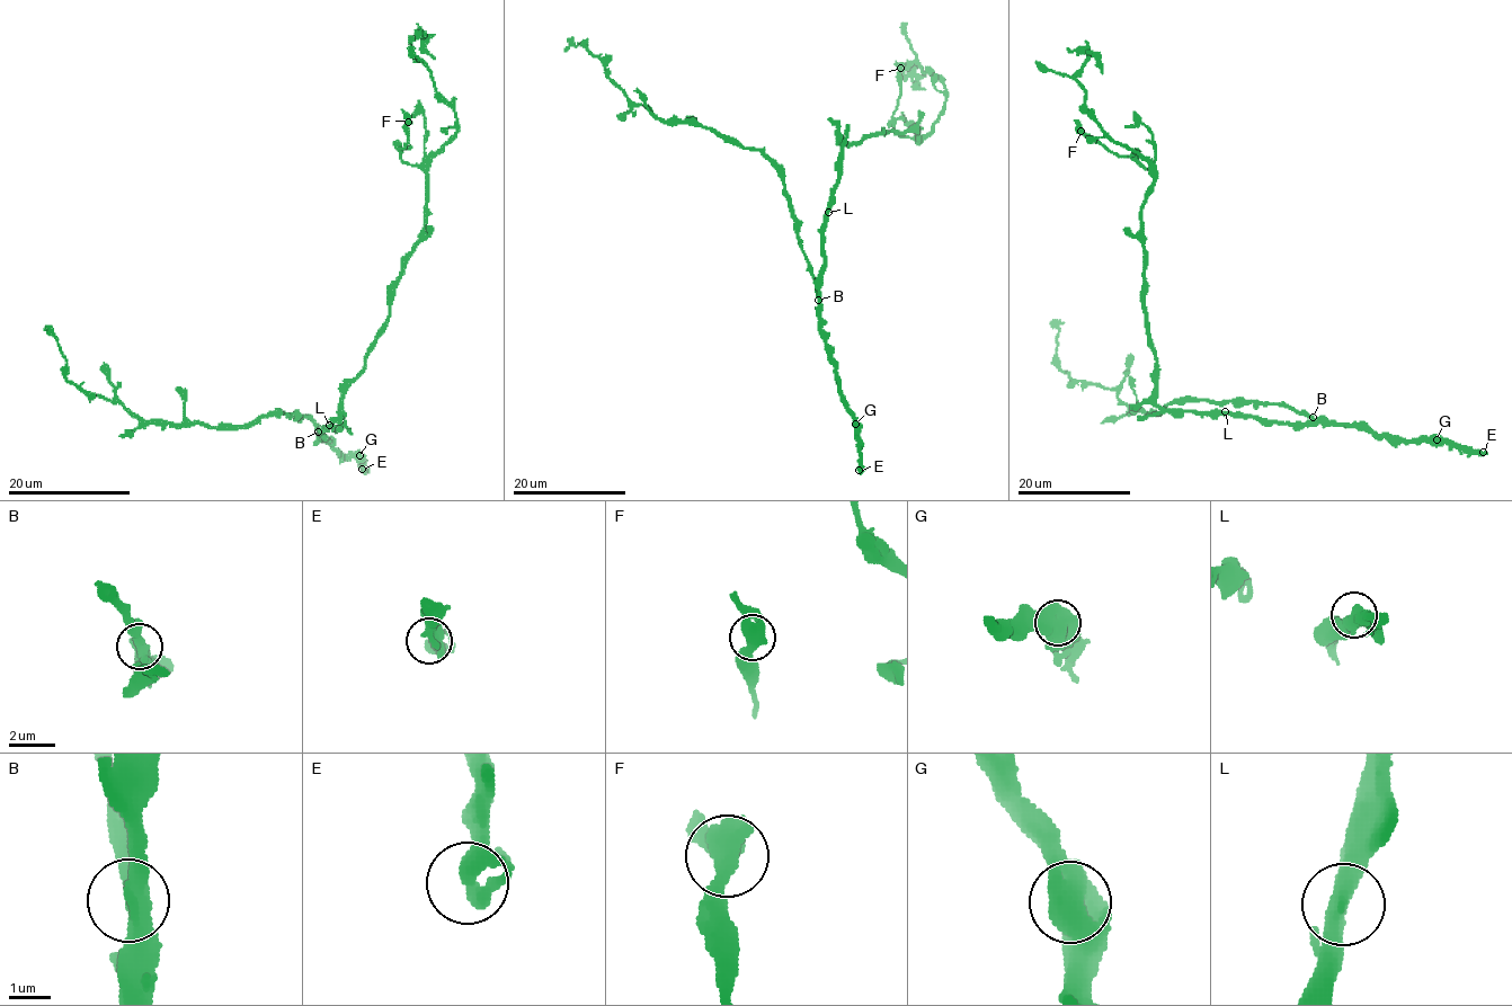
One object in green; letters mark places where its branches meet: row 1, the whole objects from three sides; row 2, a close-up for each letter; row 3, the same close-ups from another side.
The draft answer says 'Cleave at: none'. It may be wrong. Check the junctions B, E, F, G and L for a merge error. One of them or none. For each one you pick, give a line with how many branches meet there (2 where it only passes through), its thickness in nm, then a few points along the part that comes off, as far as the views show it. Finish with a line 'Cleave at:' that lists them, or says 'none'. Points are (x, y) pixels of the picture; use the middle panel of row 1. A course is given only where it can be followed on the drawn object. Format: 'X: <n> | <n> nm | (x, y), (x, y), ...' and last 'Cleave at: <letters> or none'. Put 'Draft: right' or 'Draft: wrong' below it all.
Cleave at: none
Draft: right

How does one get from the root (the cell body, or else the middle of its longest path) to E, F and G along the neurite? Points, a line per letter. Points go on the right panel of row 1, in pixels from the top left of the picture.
E: (1224, 415), (1256, 416), (1283, 423), (1343, 423), (1381, 436), (1453, 443), (1483, 453)
F: (1224, 415), (1166, 411), (1156, 403), (1141, 228), (1141, 205), (1153, 177), (1129, 157), (1111, 152), (1081, 132)
G: (1224, 415), (1256, 416), (1283, 423), (1343, 423), (1381, 436), (1437, 439)

